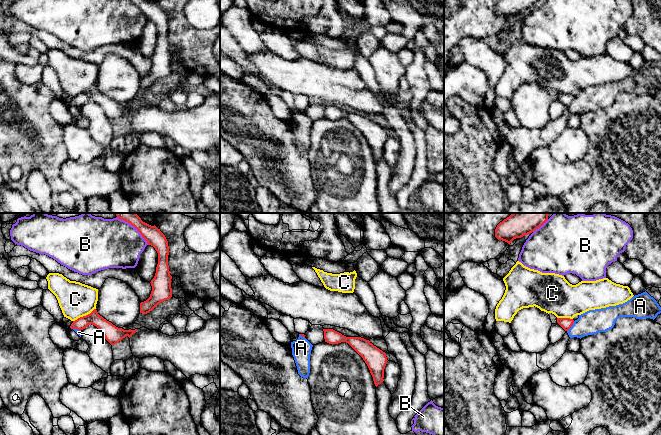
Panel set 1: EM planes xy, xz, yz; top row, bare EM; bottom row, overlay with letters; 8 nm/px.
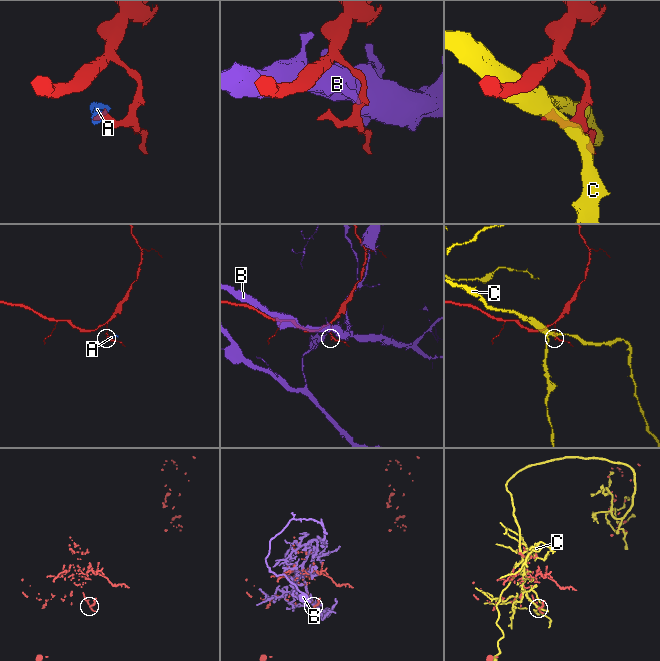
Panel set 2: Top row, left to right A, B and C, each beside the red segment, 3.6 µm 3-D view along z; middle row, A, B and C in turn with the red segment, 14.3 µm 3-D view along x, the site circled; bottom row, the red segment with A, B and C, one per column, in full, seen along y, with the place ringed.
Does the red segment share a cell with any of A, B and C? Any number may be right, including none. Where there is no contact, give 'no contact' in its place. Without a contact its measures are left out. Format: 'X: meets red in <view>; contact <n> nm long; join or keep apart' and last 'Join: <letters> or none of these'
A: meets red in yz; contact 110 nm long; keep apart
B: meets red in xy; contact 340 nm long; keep apart
C: meets red in xy; contact 220 nm long; keep apart
Join: none of these

